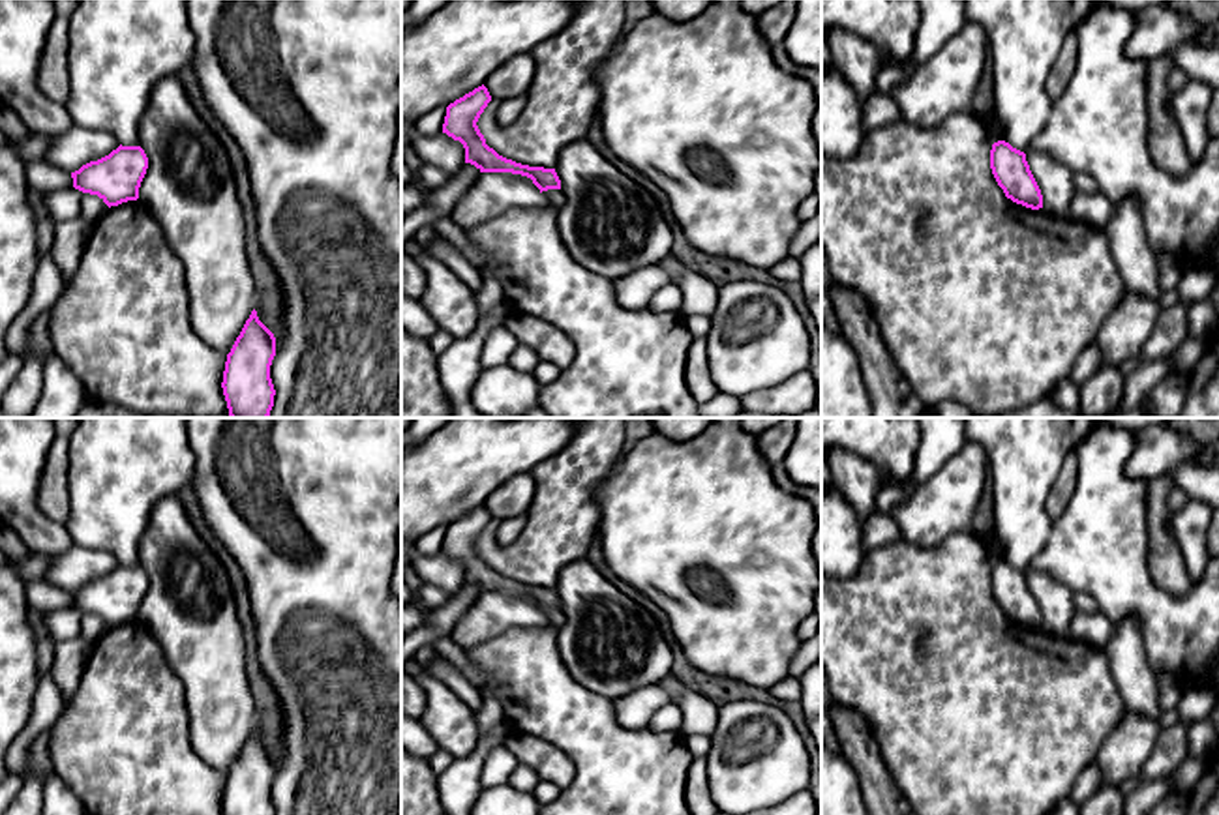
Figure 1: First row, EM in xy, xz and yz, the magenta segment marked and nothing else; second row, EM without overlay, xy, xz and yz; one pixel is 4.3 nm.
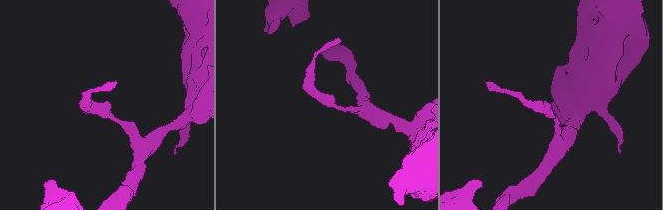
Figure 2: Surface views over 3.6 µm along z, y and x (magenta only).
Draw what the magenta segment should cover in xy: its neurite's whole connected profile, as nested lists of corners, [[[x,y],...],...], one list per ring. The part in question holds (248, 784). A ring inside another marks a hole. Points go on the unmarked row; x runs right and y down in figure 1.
[[[253,729],[227,774],[223,815],[276,815],[270,785],[276,776],[276,757]]]

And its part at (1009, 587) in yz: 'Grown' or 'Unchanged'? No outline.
Unchanged

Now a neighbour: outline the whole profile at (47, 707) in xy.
[[[51,673],[38,680],[32,716],[26,729],[13,740],[8,751],[8,774],[23,776],[28,768],[30,746],[62,716],[66,704]]]

